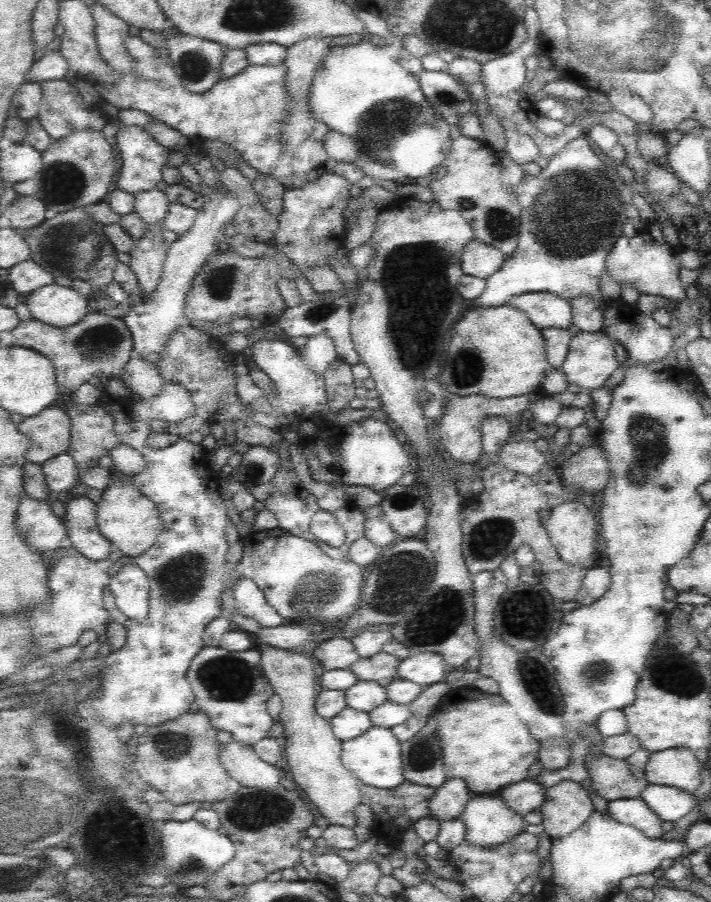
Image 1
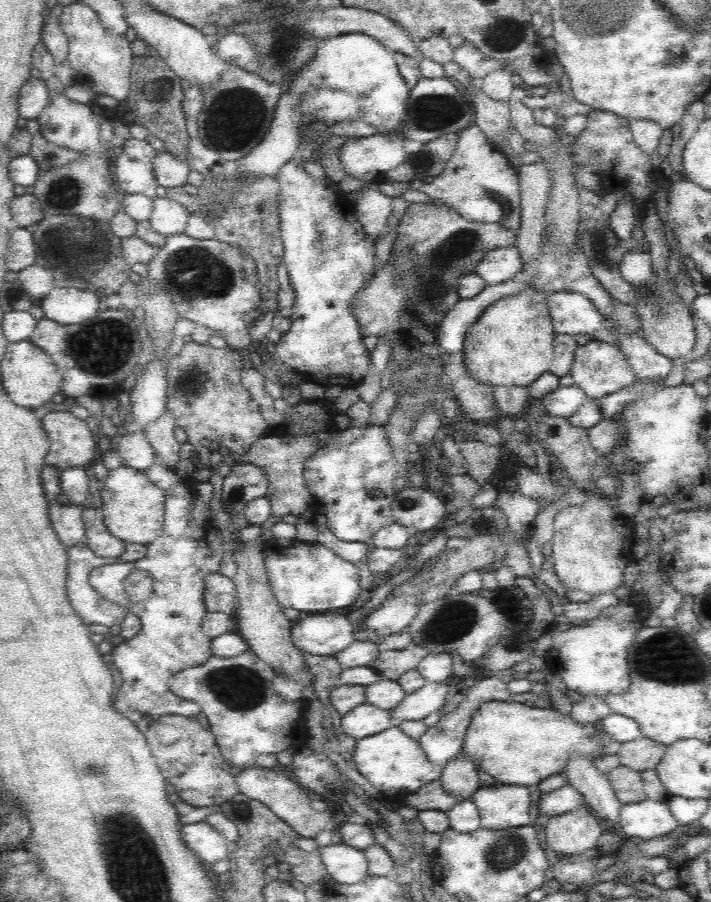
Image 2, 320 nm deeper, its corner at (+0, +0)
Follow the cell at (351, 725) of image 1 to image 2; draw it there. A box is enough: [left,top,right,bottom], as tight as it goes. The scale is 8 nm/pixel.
[341,703,394,739]

